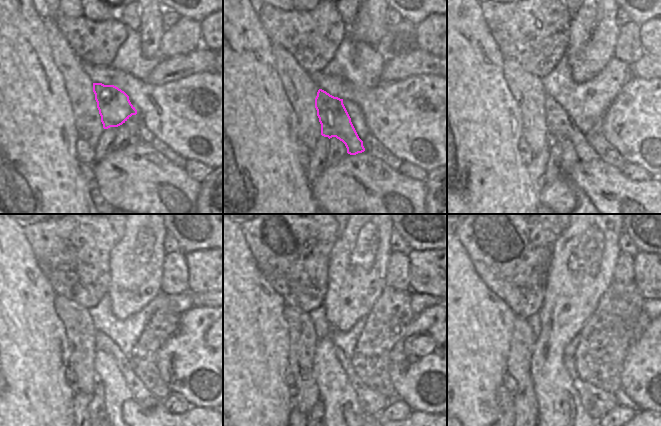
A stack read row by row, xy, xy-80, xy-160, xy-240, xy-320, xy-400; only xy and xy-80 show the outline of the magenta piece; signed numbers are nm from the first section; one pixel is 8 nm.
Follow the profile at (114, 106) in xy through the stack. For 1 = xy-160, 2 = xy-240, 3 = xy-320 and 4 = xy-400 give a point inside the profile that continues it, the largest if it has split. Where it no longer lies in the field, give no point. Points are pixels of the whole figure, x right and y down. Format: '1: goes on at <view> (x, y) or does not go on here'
1: goes on at xy-160 (560, 126)
2: goes on at xy-240 (144, 397)
3: goes on at xy-320 (372, 402)
4: goes on at xy-400 (597, 402)

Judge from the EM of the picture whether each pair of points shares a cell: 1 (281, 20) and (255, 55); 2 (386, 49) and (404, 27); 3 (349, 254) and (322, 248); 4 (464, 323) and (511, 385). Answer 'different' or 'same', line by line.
1: different
2: same
3: different
4: different

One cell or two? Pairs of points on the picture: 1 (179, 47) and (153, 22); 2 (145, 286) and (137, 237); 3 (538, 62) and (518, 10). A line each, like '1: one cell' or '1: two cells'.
1: two cells
2: one cell
3: one cell

